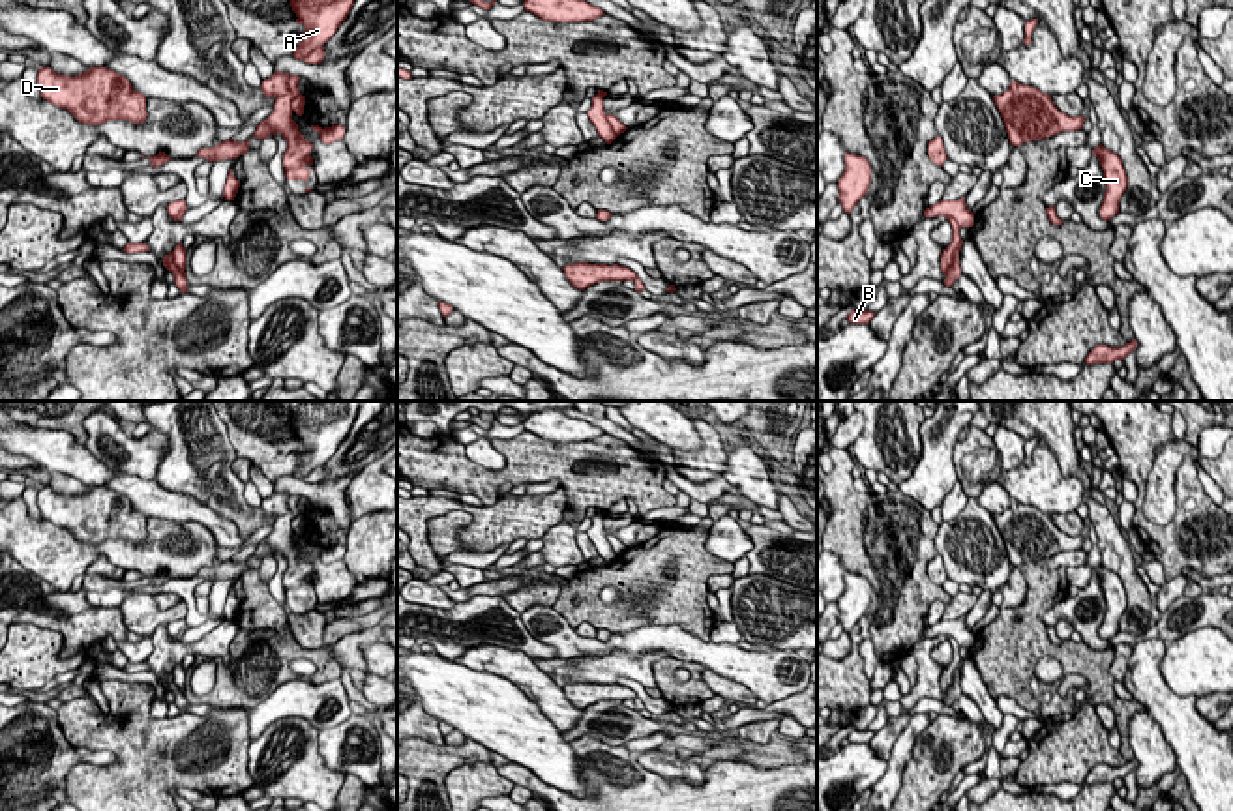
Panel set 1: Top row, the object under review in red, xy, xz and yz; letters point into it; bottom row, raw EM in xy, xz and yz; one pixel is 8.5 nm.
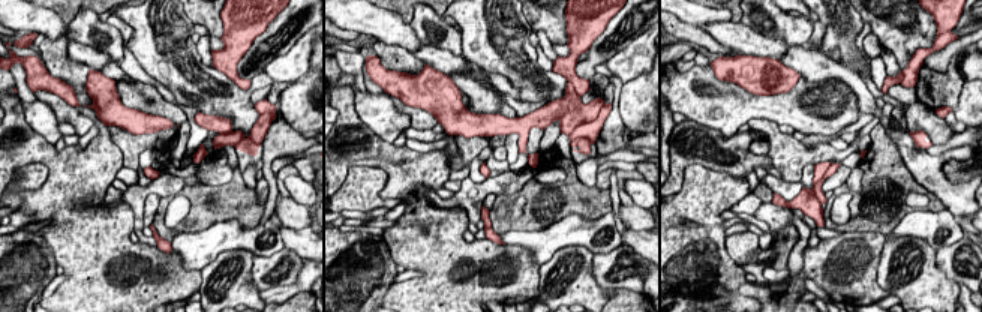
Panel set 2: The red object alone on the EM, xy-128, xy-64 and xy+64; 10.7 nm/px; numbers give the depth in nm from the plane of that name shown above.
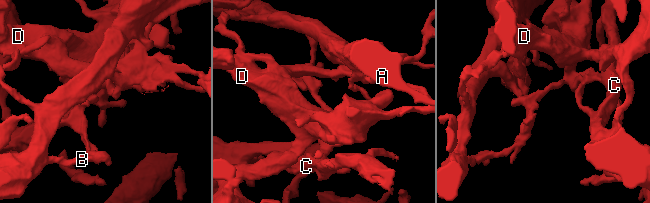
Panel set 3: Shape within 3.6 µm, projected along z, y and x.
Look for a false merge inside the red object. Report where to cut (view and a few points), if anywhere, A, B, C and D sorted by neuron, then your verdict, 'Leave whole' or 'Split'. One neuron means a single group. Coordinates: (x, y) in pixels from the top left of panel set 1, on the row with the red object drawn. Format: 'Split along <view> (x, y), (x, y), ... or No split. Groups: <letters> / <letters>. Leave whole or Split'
Split along yz (954, 201), (947, 218). Groups: A B C / D. Split

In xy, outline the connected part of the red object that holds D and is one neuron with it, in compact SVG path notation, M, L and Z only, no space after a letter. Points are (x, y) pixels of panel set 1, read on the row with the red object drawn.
M103 66L69 77L39 67L37 86L49 103L67 109L79 122L99 125L109 120L146 122L146 96Z

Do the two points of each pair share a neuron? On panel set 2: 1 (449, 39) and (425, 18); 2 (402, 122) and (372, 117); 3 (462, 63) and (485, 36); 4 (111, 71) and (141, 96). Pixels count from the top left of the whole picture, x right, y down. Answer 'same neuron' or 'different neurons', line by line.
1: same neuron
2: same neuron
3: different neurons
4: different neurons

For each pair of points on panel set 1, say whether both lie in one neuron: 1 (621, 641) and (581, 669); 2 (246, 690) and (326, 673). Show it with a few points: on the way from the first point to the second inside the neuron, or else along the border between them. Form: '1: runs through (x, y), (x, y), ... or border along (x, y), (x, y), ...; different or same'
1: border along (645, 652), (611, 650), (608, 654), (557, 656); different
2: runs through (267, 677), (306, 678); same

